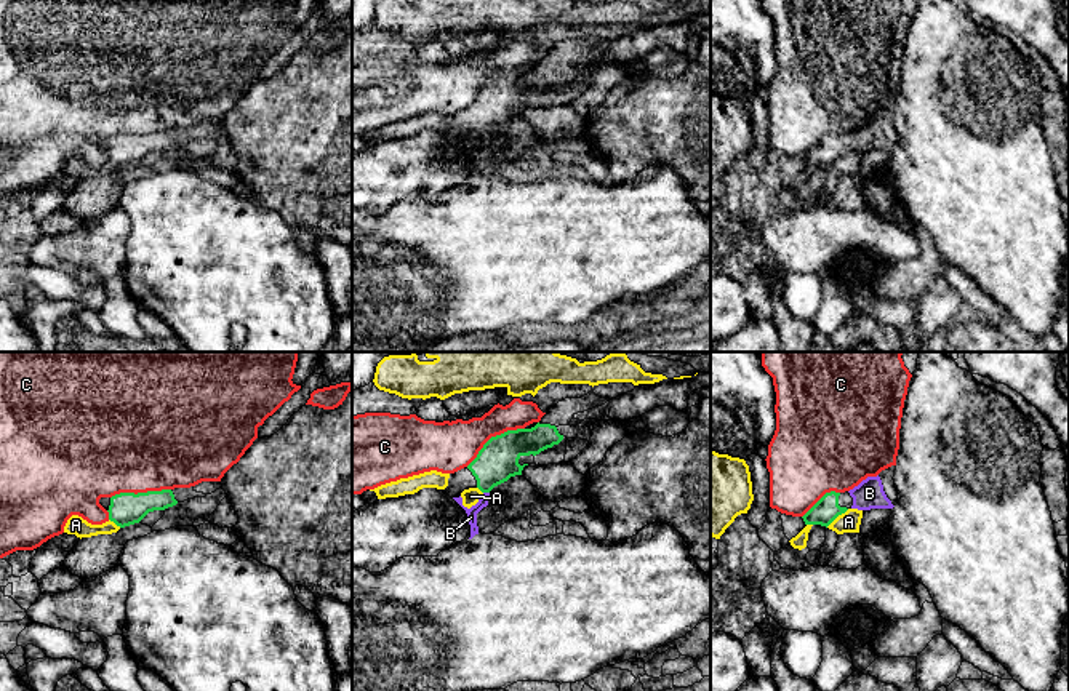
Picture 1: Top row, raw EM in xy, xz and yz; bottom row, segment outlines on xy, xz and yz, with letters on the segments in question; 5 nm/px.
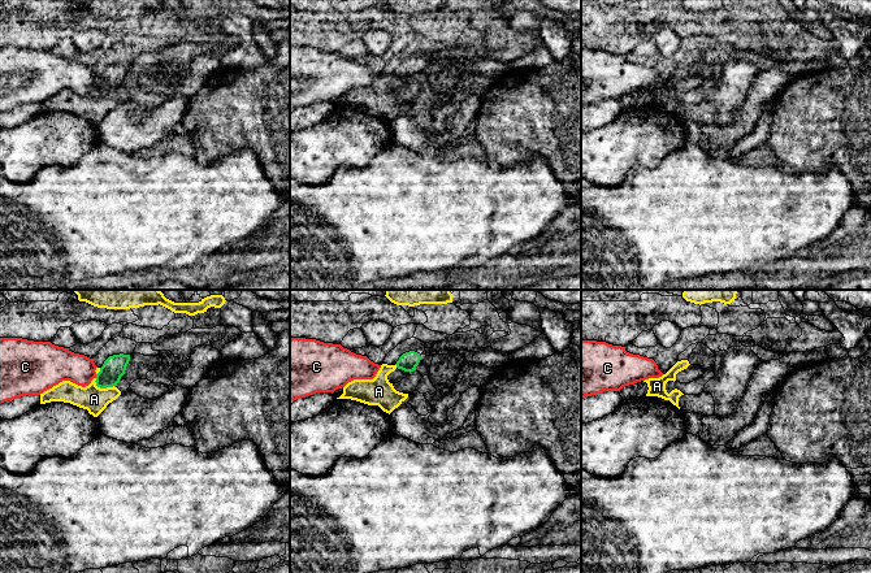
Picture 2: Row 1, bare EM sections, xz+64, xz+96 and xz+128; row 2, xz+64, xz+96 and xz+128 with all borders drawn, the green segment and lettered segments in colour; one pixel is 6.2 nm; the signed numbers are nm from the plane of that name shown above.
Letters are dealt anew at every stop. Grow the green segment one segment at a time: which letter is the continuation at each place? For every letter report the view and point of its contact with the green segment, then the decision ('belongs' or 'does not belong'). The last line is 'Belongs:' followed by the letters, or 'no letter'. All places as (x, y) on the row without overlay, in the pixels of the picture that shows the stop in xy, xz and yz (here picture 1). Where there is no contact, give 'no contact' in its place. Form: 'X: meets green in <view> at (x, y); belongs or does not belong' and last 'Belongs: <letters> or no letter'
A: meets green in yz at (837, 157); does not belong
B: meets green in xz at (487, 133); belongs
C: meets green in xz at (493, 79); does not belong
Belongs: B

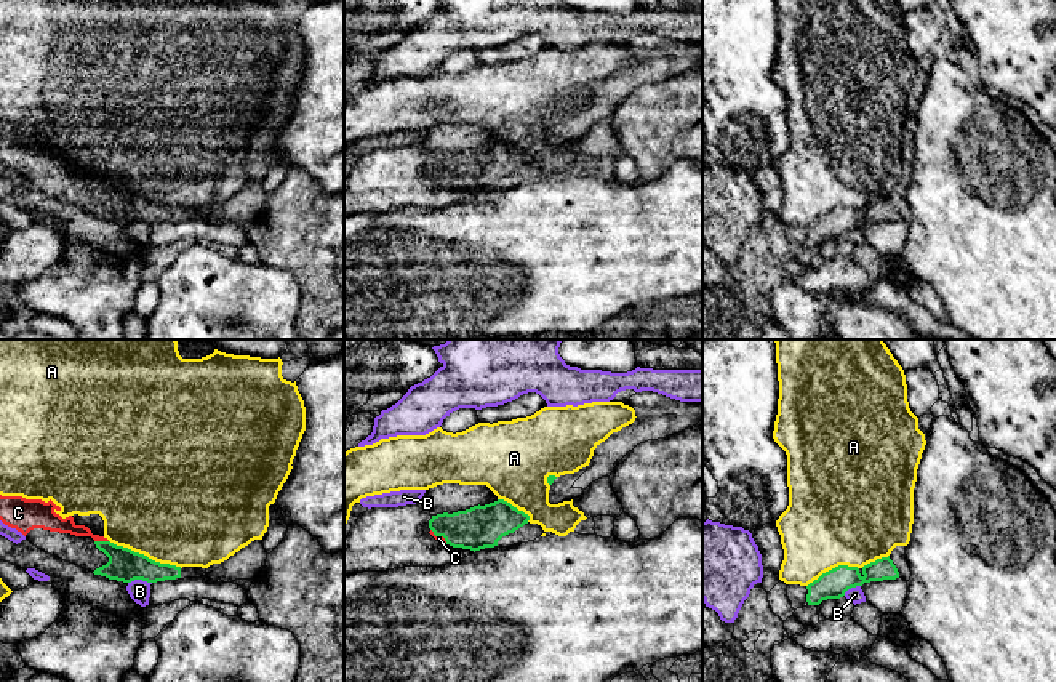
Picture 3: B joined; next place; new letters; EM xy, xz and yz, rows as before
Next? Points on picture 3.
A: meets green in xy at (146, 197); does not belong
B: meets green in xy at (140, 220); does not belong
C: meets green in xy at (101, 183); belongs
Belongs: C

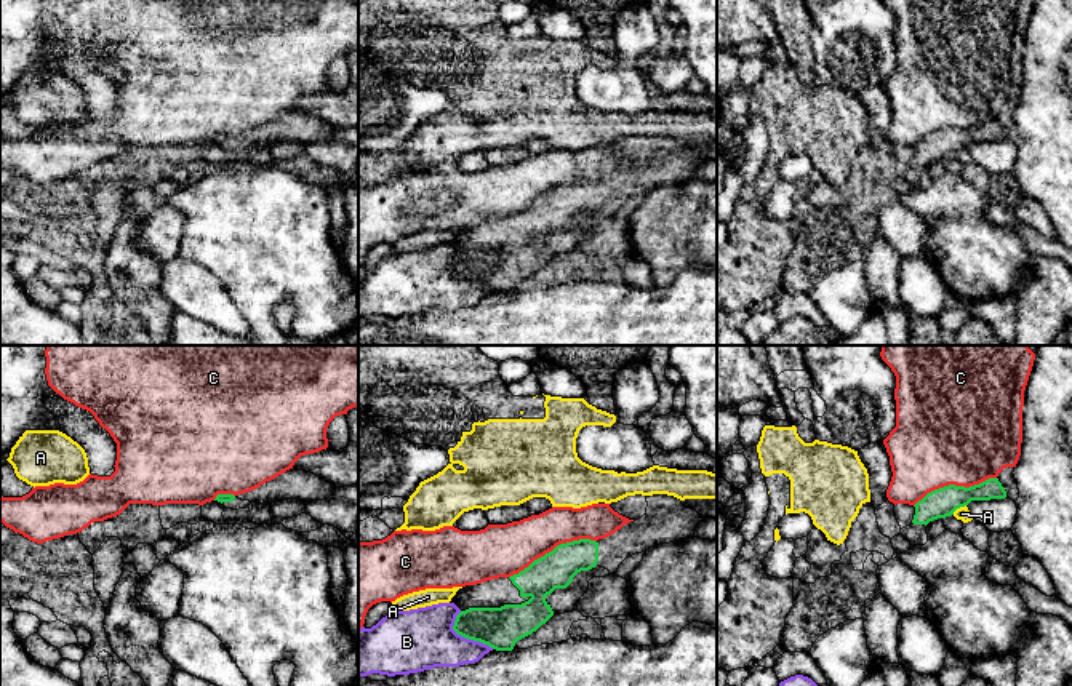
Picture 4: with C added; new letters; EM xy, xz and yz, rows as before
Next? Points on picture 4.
A: meets green in yz at (959, 149); does not belong
B: meets green in xz at (468, 280); does not belong
C: meets green in xz at (554, 191); does not belong
Belongs: no letter

